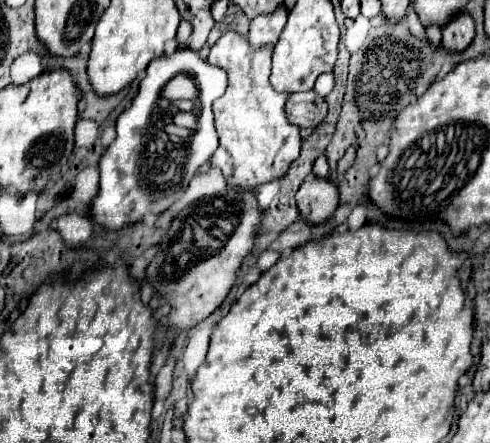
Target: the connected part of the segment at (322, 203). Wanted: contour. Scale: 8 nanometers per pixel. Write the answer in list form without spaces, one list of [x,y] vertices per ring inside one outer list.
[[[308,176],[296,192],[296,202],[302,218],[310,224],[326,222],[338,206],[338,188],[320,176]]]

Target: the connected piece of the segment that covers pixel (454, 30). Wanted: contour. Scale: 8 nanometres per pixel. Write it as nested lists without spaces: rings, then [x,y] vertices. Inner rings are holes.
[[[466,12],[456,14],[452,20],[448,20],[448,24],[442,26],[442,46],[446,50],[460,52],[472,42],[472,38],[474,38],[474,20]]]

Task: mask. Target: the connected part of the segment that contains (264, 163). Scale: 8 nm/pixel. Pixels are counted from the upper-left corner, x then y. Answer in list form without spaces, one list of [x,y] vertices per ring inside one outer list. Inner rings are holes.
[[[226,32],[210,48],[208,62],[228,72],[228,88],[222,98],[214,100],[214,126],[218,132],[218,148],[210,164],[220,168],[226,182],[240,188],[256,188],[264,182],[286,174],[288,166],[300,154],[300,128],[286,118],[288,92],[276,92],[270,84],[272,46],[252,48],[246,36]]]

